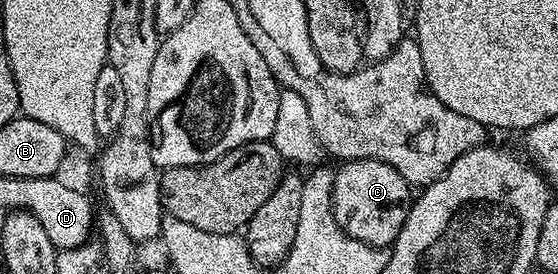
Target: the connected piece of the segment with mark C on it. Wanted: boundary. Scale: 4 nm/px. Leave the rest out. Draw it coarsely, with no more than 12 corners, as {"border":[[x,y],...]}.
{"border":[[382,159],[333,176],[345,234],[388,248],[407,221],[411,184]]}

